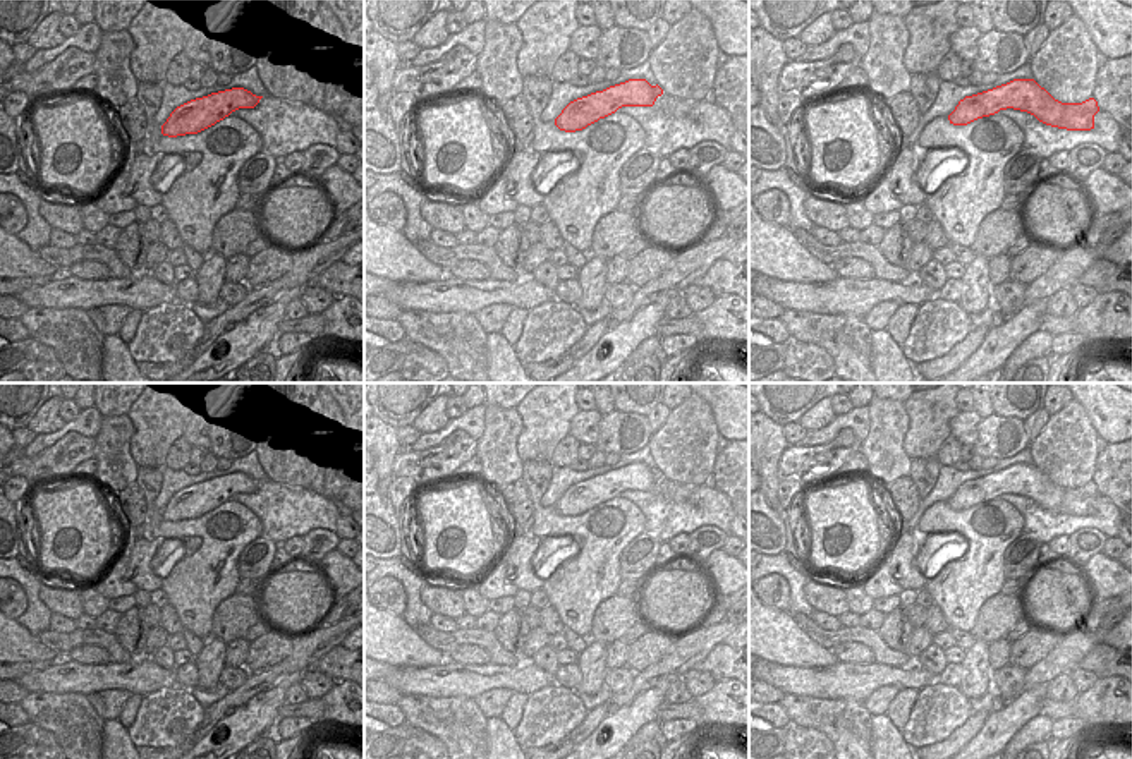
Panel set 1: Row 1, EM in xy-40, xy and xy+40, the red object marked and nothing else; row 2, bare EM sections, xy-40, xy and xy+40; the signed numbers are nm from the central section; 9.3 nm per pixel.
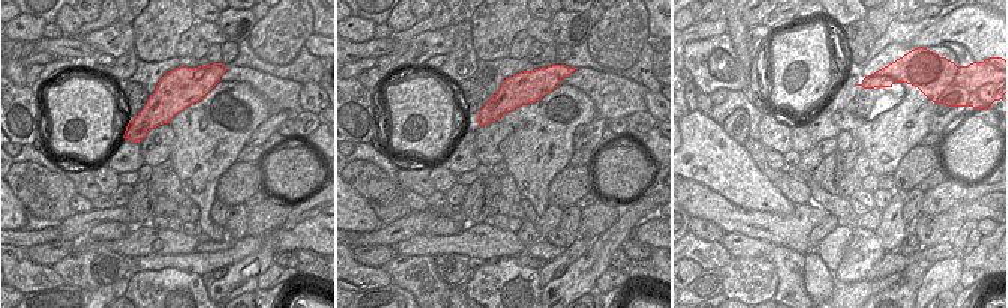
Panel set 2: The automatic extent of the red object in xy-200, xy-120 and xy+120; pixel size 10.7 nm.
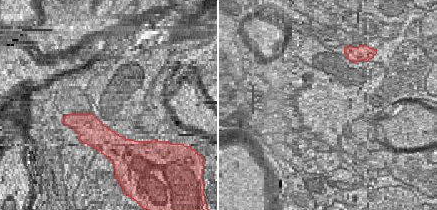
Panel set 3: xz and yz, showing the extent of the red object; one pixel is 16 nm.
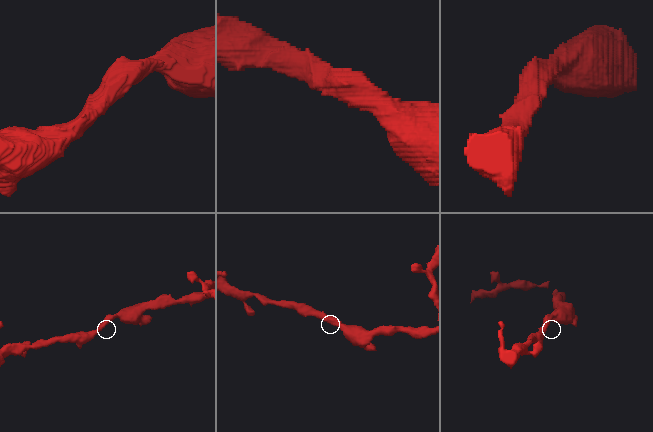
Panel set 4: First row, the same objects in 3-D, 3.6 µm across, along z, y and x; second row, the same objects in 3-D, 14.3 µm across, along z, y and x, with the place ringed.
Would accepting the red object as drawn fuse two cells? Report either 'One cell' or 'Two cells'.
One cell

